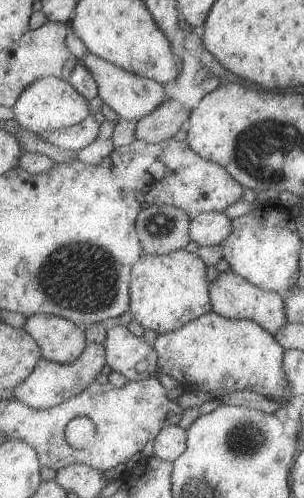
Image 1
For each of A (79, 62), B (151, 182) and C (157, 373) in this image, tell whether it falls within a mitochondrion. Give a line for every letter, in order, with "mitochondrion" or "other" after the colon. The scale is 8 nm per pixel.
A: other
B: other
C: other

